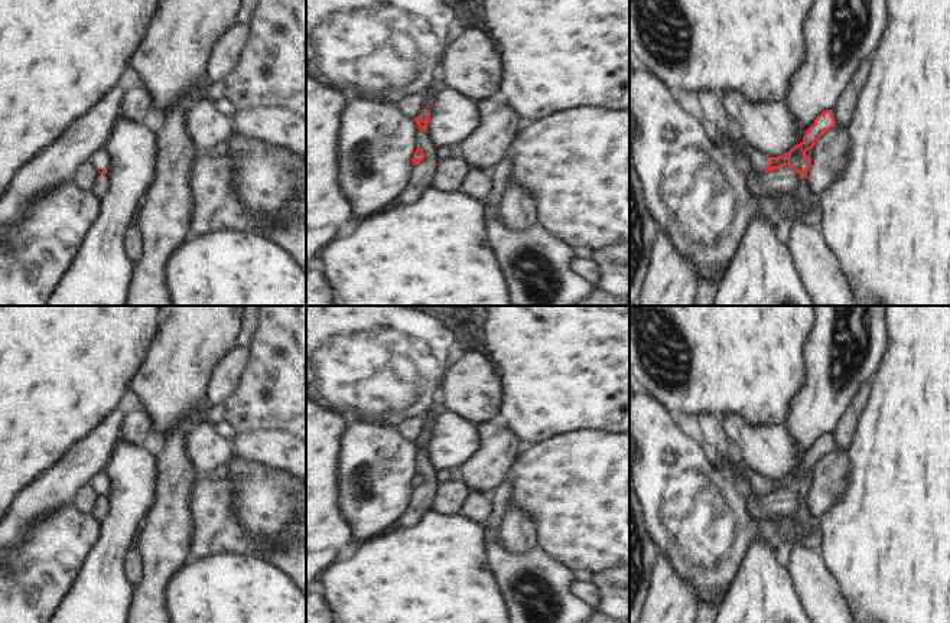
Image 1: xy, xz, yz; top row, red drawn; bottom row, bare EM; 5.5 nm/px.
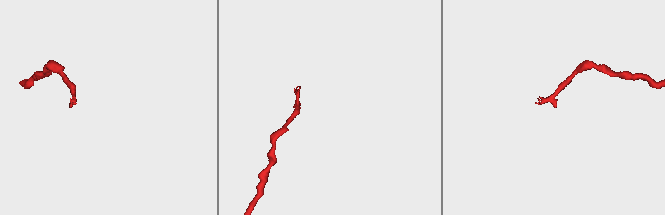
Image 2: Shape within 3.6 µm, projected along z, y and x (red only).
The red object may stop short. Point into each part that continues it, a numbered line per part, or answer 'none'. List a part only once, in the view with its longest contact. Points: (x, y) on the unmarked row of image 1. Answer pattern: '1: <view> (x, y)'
1: yz (758, 483).

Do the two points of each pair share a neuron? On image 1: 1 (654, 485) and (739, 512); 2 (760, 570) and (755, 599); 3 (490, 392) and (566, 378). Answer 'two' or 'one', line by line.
1: one
2: one
3: two

